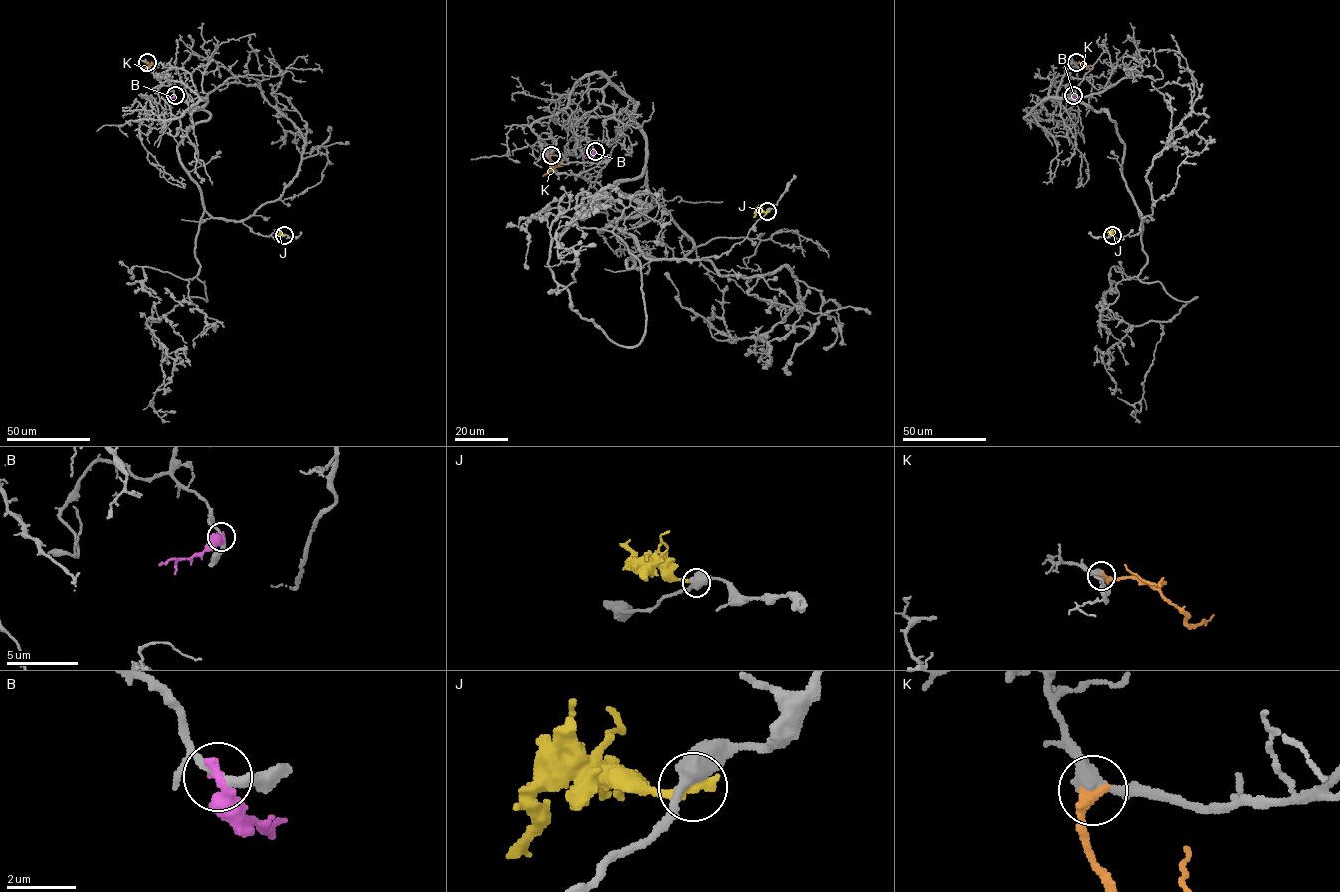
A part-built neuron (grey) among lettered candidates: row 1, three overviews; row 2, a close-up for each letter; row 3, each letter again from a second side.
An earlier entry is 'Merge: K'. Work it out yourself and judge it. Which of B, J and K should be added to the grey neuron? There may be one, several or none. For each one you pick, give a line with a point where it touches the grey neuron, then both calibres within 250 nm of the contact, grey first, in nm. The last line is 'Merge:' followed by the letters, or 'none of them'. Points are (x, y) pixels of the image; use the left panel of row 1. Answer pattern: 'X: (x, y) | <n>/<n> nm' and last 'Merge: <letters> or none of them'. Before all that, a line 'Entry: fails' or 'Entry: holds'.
Entry: holds
K: (147, 62) | 360/440 nm
Merge: K

